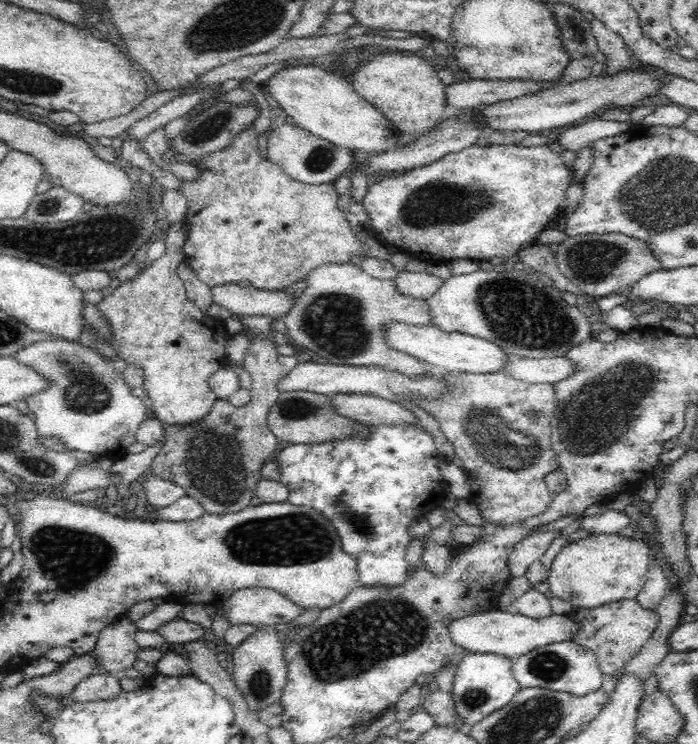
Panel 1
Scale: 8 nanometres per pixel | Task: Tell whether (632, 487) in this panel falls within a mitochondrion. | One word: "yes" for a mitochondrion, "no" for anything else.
no

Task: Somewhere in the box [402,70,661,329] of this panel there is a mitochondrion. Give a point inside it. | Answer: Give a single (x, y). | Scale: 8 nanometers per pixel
(592, 260)

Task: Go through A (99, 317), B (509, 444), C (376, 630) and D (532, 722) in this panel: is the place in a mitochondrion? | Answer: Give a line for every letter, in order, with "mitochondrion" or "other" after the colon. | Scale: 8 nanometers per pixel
A: other
B: mitochondrion
C: mitochondrion
D: mitochondrion

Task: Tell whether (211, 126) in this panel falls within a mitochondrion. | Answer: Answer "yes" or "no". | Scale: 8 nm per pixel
yes

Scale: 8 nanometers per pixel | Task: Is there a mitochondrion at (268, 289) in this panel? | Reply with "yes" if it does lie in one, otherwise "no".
no

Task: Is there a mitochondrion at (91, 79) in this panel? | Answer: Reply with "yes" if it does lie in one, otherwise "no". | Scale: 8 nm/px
no

